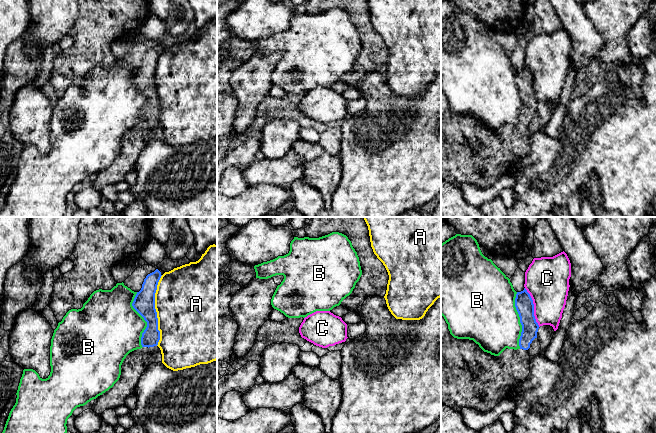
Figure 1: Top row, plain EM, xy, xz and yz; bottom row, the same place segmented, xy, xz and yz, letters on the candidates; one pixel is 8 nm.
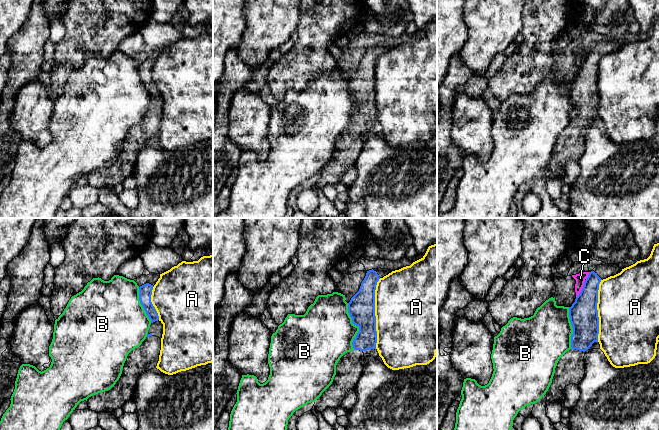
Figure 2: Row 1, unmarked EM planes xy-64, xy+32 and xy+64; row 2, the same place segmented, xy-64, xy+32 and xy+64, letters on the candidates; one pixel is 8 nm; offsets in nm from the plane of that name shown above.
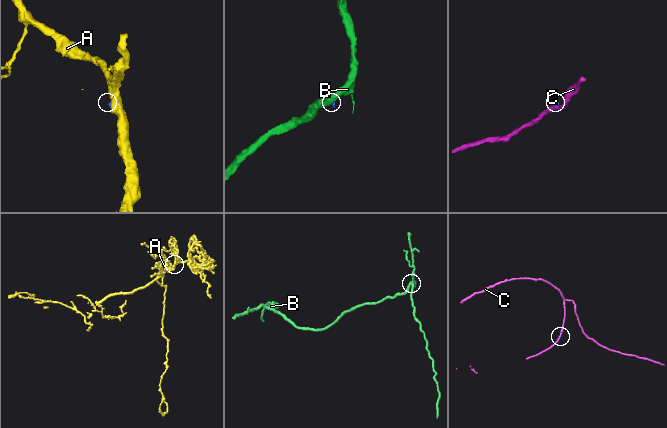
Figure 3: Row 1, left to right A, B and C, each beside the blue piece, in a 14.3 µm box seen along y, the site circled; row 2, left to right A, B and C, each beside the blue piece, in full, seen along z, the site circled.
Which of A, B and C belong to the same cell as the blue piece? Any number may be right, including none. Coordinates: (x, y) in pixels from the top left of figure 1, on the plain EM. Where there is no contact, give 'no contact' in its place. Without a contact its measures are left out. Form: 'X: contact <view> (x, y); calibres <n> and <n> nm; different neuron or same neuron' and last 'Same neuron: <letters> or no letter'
A: contact xy (155, 86); calibres 180 and 500 nm; different neuron
B: contact yz (520, 96); calibres 150 and 460 nm; different neuron
C: contact yz (533, 83); calibres 150 and 360 nm; different neuron
Same neuron: no letter

